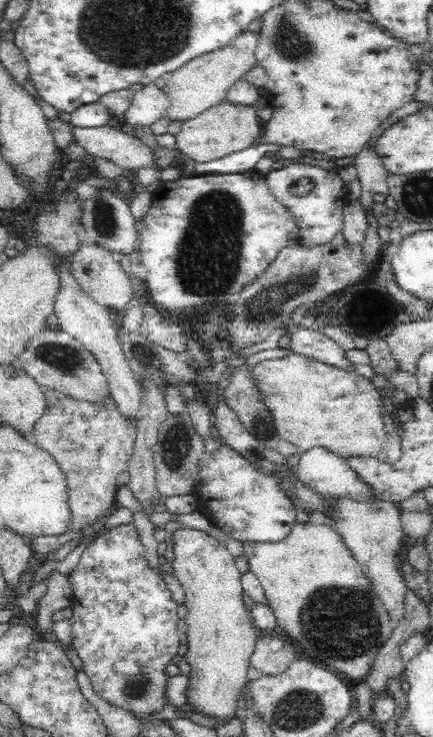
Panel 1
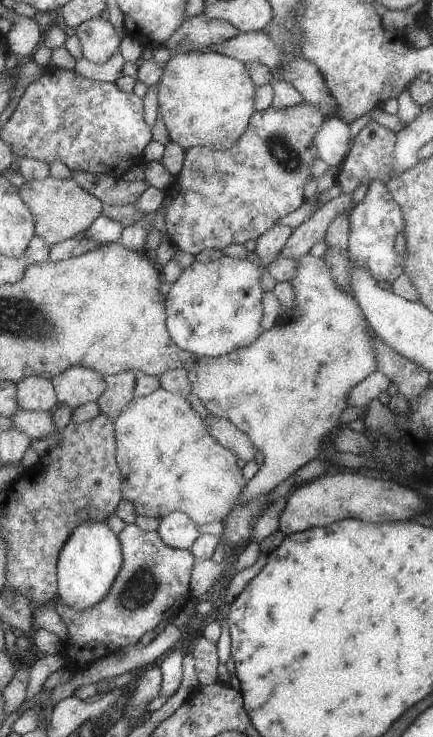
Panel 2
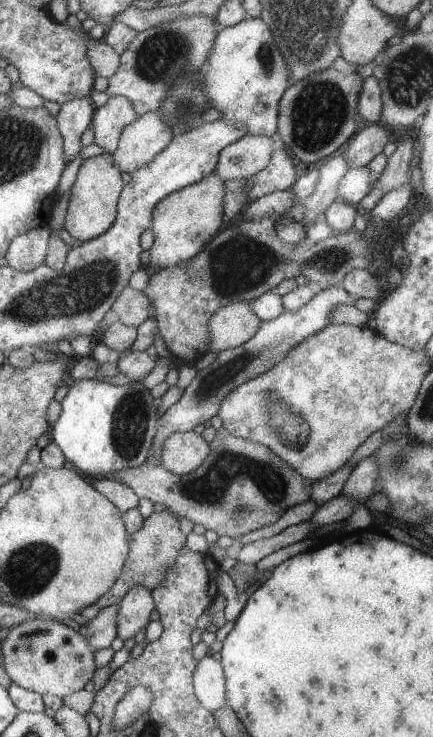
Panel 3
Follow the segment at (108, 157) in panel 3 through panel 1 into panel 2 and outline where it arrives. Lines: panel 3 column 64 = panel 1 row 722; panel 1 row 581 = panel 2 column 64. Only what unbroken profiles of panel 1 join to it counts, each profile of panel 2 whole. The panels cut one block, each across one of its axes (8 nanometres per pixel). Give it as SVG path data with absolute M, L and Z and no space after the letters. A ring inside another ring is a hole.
M47 177L44 180L27 180L19 188L20 198L24 200L35 216L35 234L42 237L50 246L78 236L103 214L104 203L84 190L74 179Z

